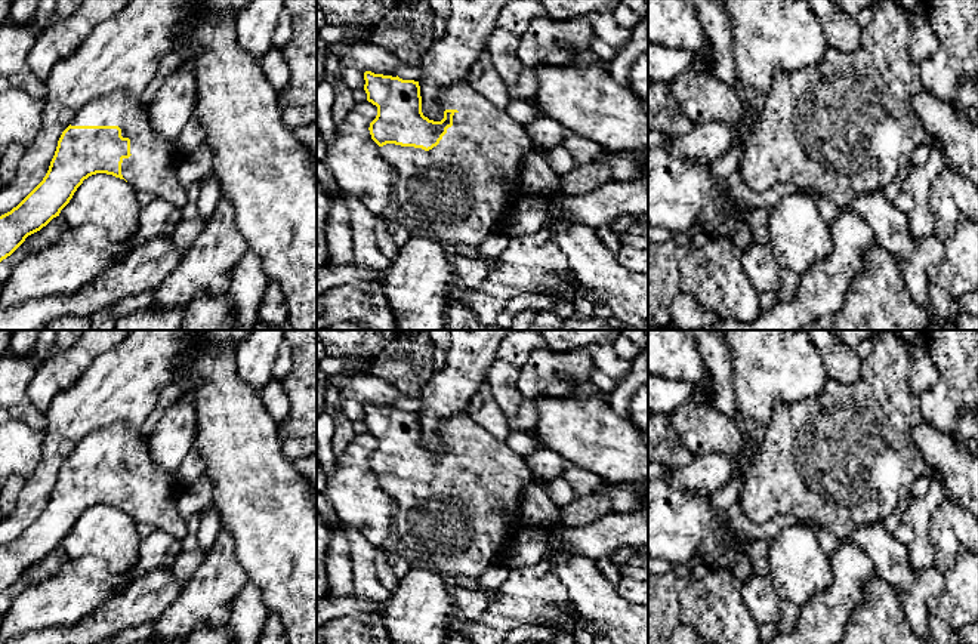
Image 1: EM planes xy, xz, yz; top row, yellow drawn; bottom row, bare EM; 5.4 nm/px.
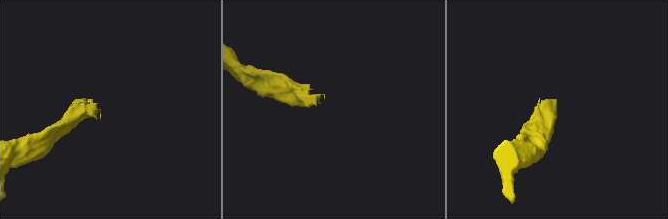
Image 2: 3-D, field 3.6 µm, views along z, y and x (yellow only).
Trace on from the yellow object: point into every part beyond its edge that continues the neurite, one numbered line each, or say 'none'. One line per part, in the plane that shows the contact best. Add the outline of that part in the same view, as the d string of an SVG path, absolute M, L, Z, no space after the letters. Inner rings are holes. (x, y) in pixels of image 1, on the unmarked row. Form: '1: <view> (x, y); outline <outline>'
1: xy (153, 498); outline M114 423L87 435L71 457L118 457L121 468L130 471L130 489L123 490L121 506L139 524L152 524L157 530L182 540L186 521L178 509L178 496L183 490L178 471L160 469L149 455L149 435L142 435L124 423Z

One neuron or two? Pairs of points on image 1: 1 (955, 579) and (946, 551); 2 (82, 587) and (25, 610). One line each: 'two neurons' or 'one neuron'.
1: two neurons
2: one neuron

